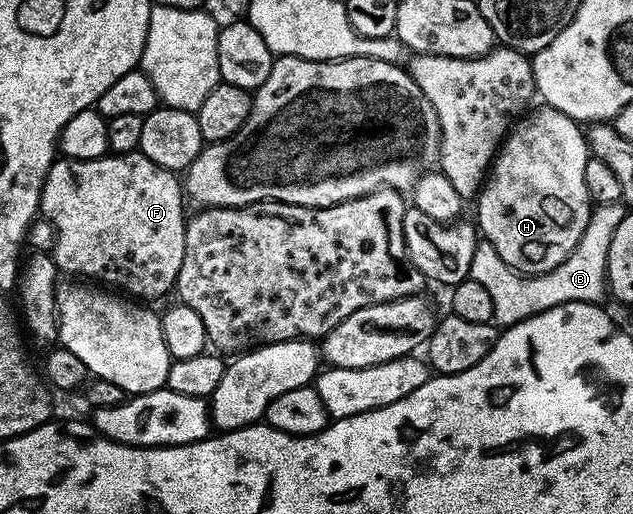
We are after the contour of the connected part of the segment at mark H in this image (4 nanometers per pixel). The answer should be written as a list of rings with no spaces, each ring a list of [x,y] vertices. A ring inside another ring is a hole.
[[[549,106],[527,111],[506,134],[494,163],[476,197],[478,203],[477,227],[481,235],[493,246],[496,254],[504,258],[509,268],[523,274],[538,276],[552,270],[572,254],[576,242],[584,234],[592,219],[592,201],[588,186],[584,186],[584,166],[588,159],[588,140],[580,129],[579,121],[568,118],[560,110]]]

